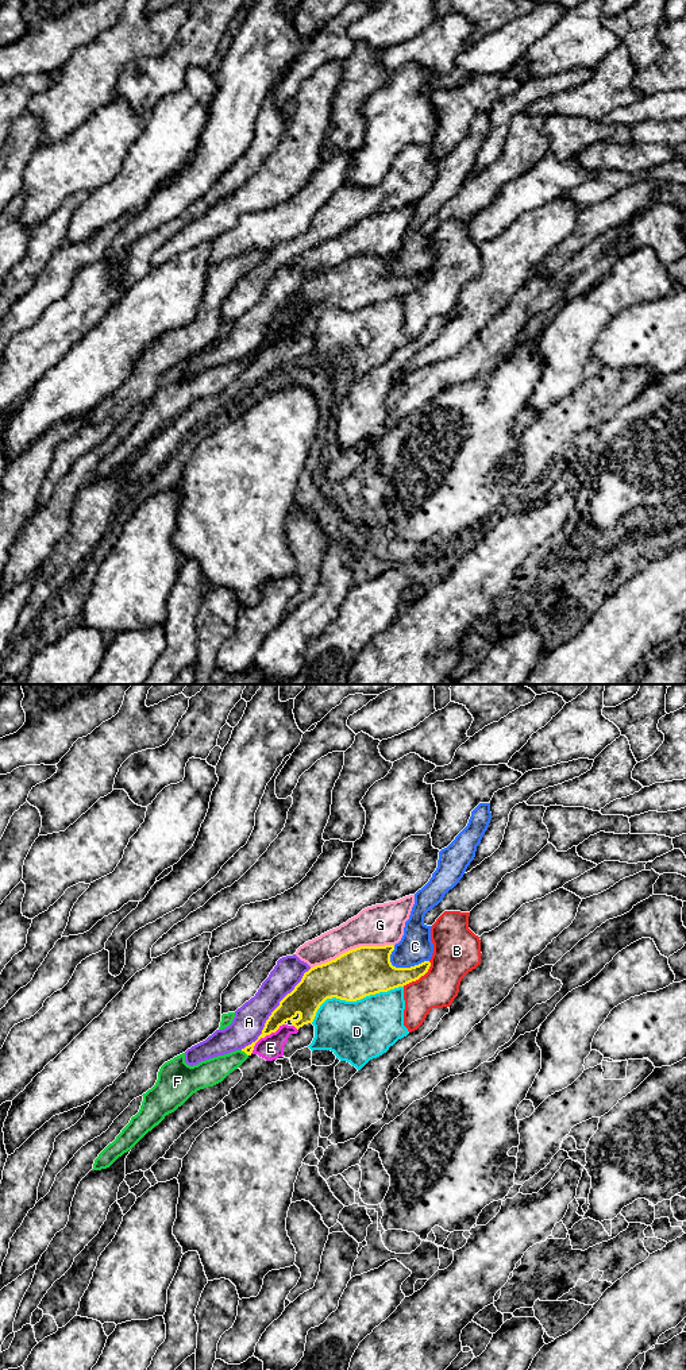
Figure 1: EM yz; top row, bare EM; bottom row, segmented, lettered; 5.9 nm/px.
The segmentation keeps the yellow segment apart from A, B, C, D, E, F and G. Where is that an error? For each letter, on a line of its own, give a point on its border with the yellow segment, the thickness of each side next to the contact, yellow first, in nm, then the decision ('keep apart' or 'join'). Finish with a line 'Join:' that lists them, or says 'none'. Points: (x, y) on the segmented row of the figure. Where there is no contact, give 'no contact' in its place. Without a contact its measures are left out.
A: contact yz (273, 1011); calibres 190 and 190 nm; keep apart
B: contact yz (419, 977); calibres 220 and 260 nm; keep apart
C: contact yz (405, 968); calibres 300 and 190 nm; keep apart
D: contact yz (353, 1000); calibres 300 and 360 nm; keep apart
E: contact yz (265, 1035); calibres 130 and 150 nm; keep apart
F: contact yz (245, 1052); calibres 90 and 160 nm; keep apart
G: contact yz (351, 949); calibres 300 and 240 nm; keep apart
Join: none

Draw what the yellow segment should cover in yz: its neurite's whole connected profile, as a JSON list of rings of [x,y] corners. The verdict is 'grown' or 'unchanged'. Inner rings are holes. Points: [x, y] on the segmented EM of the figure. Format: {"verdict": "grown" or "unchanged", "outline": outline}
{"verdict": "unchanged", "outline": [[[394,945],[359,946],[335,960],[311,968],[271,1012],[258,1039],[242,1051],[251,1056],[261,1038],[275,1033],[288,1020],[297,1030],[312,1023],[317,1010],[327,999],[357,1002],[370,995],[404,987],[428,972],[429,961],[411,968],[393,966],[390,962],[393,950]]]}

